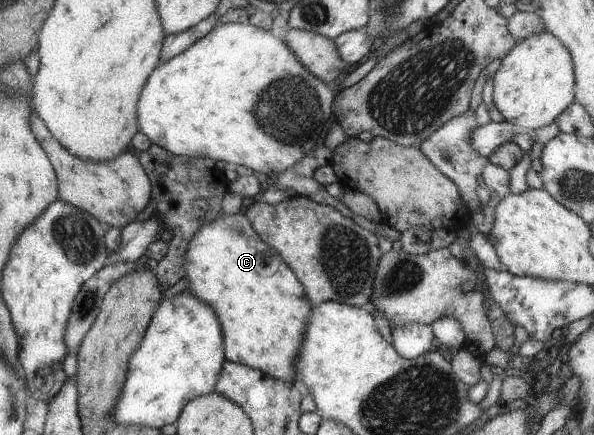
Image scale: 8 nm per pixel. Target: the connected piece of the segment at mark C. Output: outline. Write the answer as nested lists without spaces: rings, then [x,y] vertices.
[[[220,213],[217,219],[202,225],[188,243],[184,268],[187,290],[209,304],[218,317],[224,359],[262,371],[269,378],[293,384],[296,375],[294,359],[298,355],[298,347],[302,345],[311,307],[295,274],[275,250],[259,239],[245,215]]]

